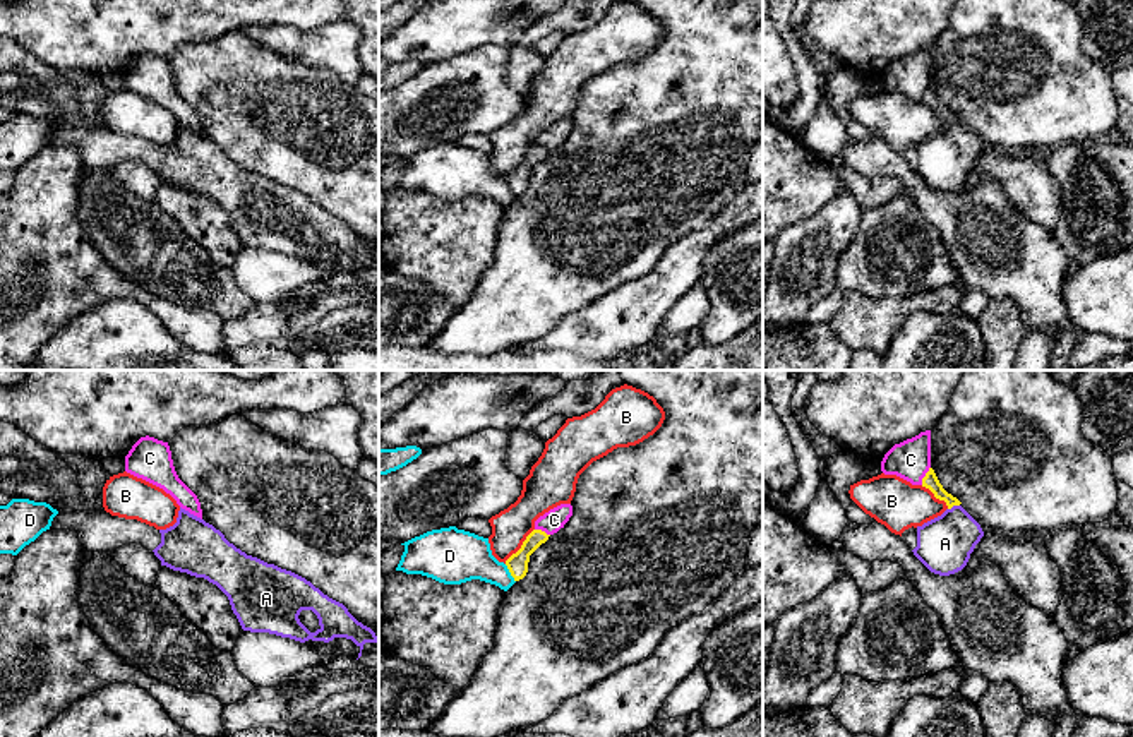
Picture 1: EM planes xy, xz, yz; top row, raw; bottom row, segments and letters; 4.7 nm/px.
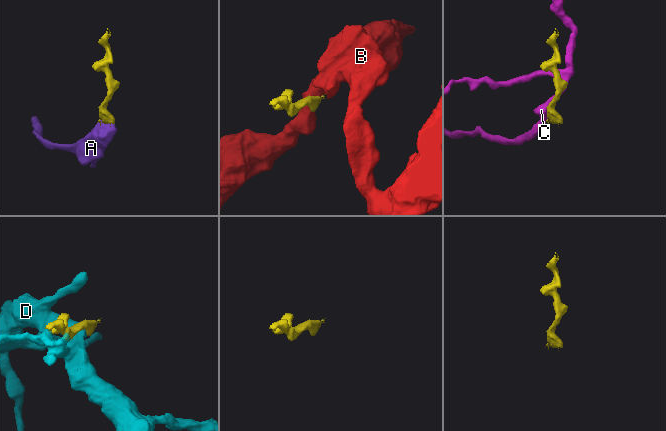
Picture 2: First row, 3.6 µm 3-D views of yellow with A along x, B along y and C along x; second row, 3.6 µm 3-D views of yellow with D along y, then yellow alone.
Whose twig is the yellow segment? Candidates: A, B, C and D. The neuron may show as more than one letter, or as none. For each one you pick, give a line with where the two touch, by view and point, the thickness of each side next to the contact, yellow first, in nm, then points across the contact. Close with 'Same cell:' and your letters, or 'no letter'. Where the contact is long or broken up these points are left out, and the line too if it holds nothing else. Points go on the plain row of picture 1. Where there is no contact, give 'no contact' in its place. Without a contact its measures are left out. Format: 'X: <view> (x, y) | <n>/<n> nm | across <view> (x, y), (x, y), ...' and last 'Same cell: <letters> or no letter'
A: yz (953, 120) | 70/260 nm | across yz (931, 98), (953, 120), (953, 151), (945, 160)
Same cell: A

